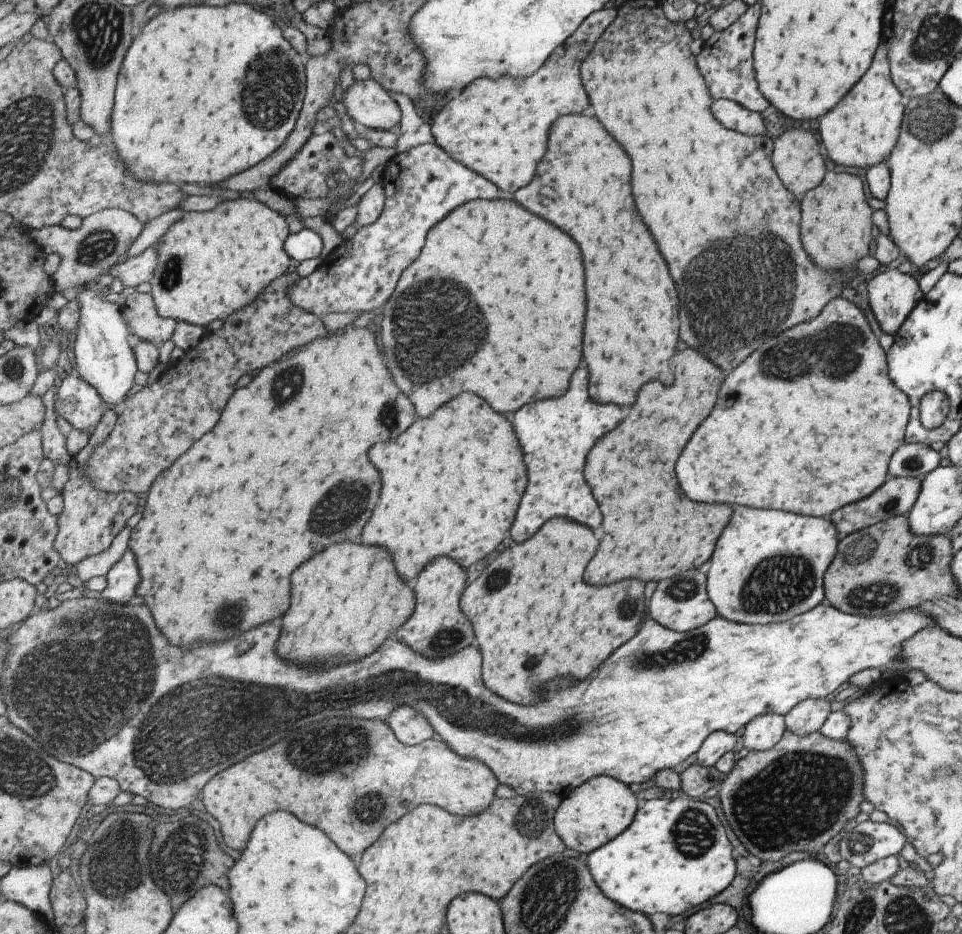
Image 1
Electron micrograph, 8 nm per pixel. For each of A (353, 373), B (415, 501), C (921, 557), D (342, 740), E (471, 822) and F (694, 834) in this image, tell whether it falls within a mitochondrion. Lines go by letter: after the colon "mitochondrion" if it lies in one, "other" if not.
A: other
B: other
C: mitochondrion
D: mitochondrion
E: other
F: mitochondrion

